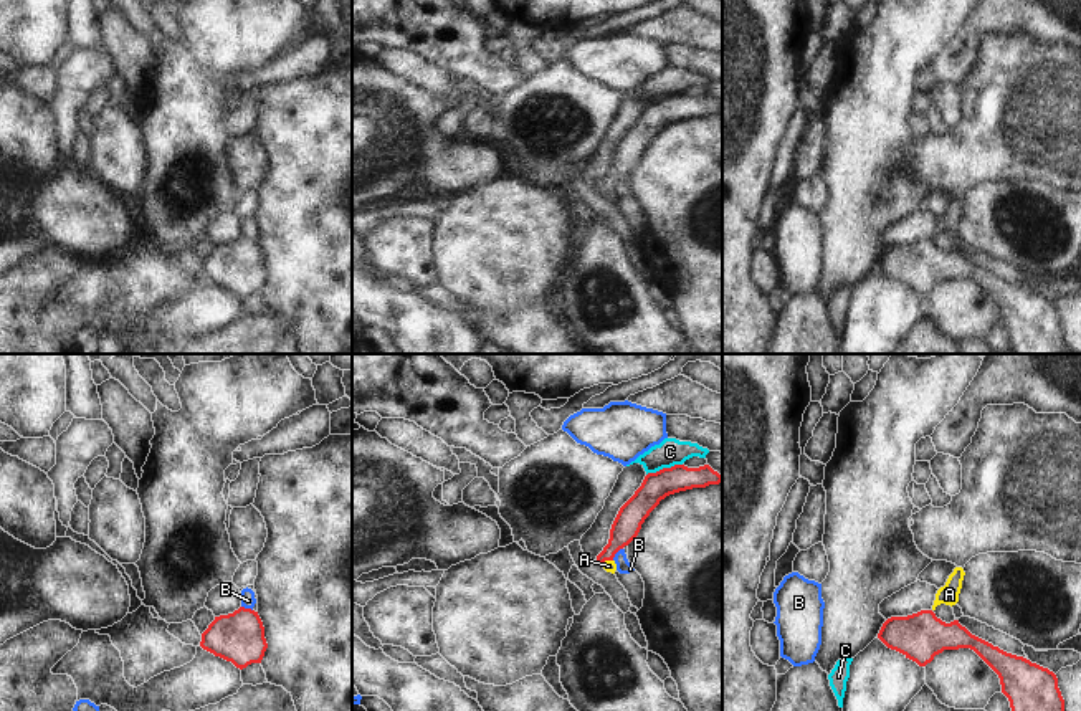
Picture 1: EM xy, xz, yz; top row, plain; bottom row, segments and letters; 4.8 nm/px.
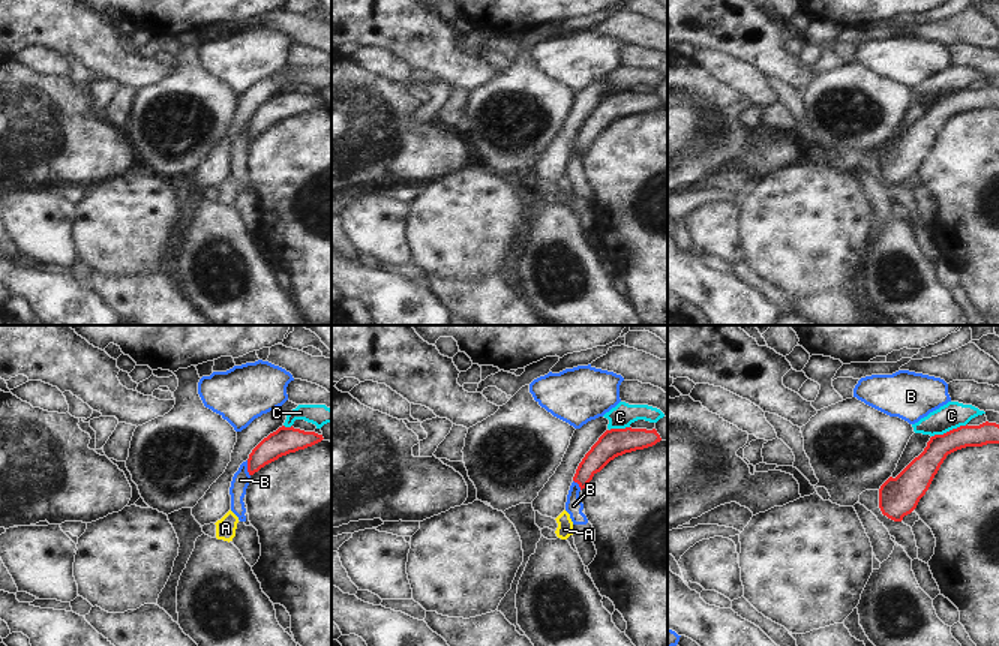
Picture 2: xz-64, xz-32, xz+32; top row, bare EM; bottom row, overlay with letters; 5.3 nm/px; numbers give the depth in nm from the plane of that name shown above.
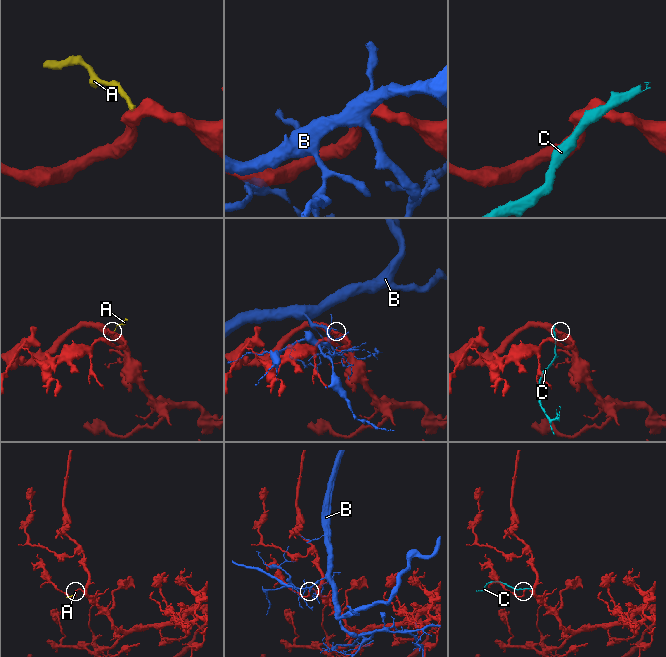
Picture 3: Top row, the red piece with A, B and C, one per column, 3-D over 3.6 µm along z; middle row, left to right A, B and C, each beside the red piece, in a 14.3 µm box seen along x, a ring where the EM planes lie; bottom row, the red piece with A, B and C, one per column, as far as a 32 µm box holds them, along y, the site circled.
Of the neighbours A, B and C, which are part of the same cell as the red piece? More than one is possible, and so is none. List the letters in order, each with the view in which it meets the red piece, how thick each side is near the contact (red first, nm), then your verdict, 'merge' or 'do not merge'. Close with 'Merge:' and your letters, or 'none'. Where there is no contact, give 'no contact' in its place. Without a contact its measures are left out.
A: meets red in xz; 140 nm thick on the red side, 60 nm on the other; do not merge
B: meets red in xz; 140 nm thick on the red side, 70 nm on the other; do not merge
C: meets red in xz; 140 nm thick on the red side, 140 nm on the other; do not merge
Merge: none

